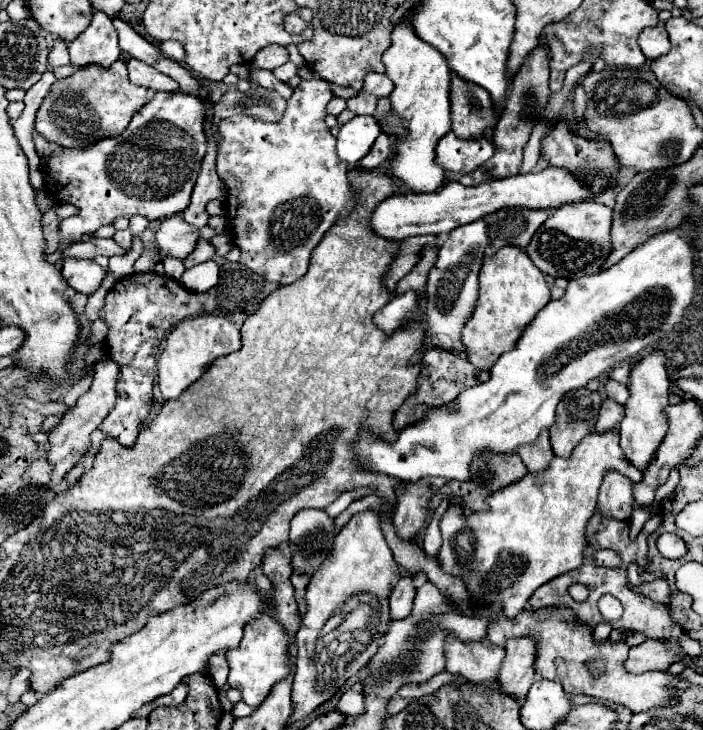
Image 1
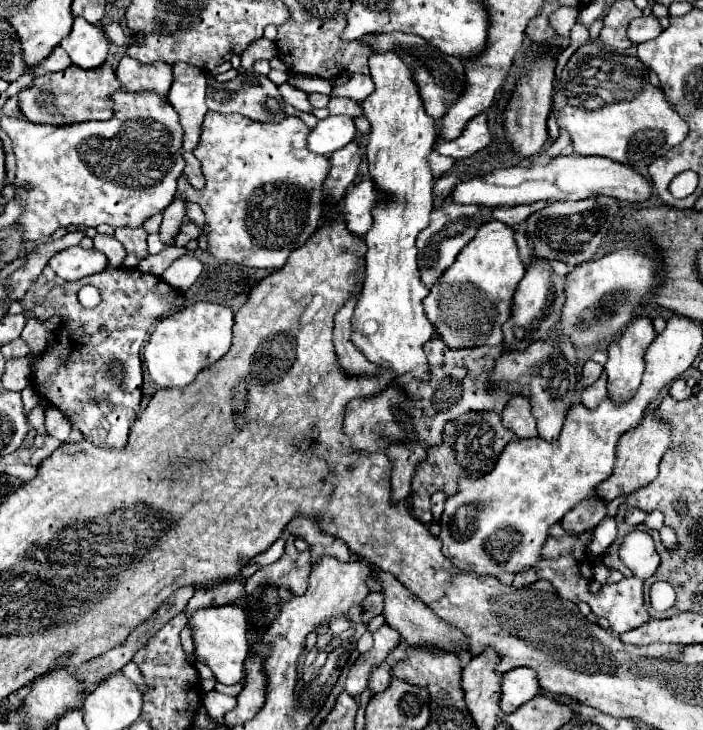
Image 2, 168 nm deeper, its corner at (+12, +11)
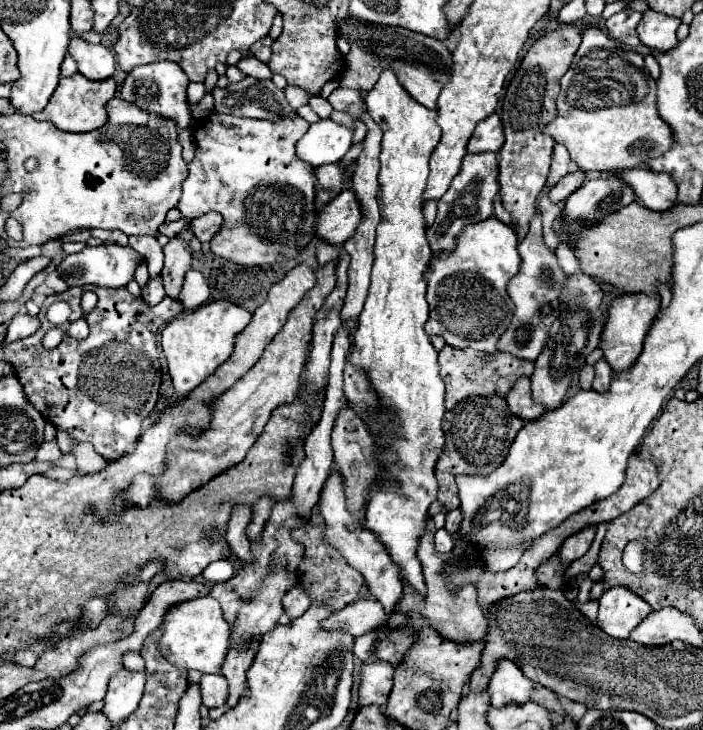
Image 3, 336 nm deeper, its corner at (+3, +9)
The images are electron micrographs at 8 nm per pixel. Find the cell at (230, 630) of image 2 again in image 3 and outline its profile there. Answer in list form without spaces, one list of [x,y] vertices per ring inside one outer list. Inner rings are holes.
[[[213,597],[181,601],[165,613],[163,635],[159,641],[161,655],[179,669],[197,669],[199,673],[221,675],[221,665],[229,647],[229,623],[221,613],[221,605]]]

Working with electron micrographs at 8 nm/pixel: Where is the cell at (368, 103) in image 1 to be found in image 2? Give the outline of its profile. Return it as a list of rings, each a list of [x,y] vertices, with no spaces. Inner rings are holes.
[[[332,97],[328,103],[330,115],[350,115],[350,117],[358,117],[362,113],[362,107],[358,101],[348,99],[348,97]]]

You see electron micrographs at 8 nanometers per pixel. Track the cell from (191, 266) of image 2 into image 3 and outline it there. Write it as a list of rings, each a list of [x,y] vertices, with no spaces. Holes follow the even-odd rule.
[[[189,271],[179,295],[179,301],[183,303],[185,309],[195,309],[199,305],[203,305],[209,299],[209,287],[207,281],[203,279],[203,275],[199,271]]]

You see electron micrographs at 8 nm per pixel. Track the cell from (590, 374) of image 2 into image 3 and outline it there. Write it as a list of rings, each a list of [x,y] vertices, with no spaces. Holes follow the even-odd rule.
[[[585,365],[585,367],[579,371],[579,387],[581,387],[581,389],[591,389],[593,377],[595,377],[593,367],[591,367],[591,365]]]

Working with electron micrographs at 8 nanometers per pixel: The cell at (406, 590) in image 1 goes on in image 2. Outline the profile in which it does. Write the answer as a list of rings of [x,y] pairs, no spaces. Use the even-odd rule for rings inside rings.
[[[376,591],[376,593],[368,595],[364,599],[364,623],[368,623],[374,615],[382,613],[382,609],[384,609],[384,593]]]

